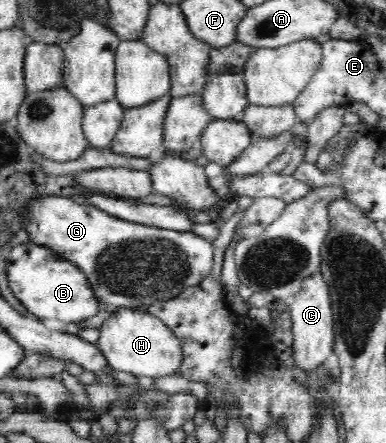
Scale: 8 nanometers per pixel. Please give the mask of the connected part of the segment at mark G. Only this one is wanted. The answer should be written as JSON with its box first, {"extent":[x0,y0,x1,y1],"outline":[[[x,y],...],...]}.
{"extent":[23,197,213,309],"outline":[[[41,197],[33,200],[30,207],[23,209],[23,230],[27,232],[29,241],[39,244],[40,246],[48,247],[50,250],[55,250],[63,258],[75,263],[77,267],[86,275],[89,284],[94,290],[94,295],[101,304],[108,305],[110,309],[116,307],[141,307],[148,306],[153,303],[162,300],[171,300],[178,295],[179,292],[184,291],[188,287],[194,287],[201,283],[201,279],[205,279],[211,273],[211,267],[213,267],[213,244],[211,240],[207,240],[199,235],[195,235],[193,232],[179,232],[169,229],[152,227],[148,224],[134,223],[128,220],[117,218],[105,214],[105,211],[98,209],[95,205],[85,205],[82,201],[77,201],[72,197]]]}

